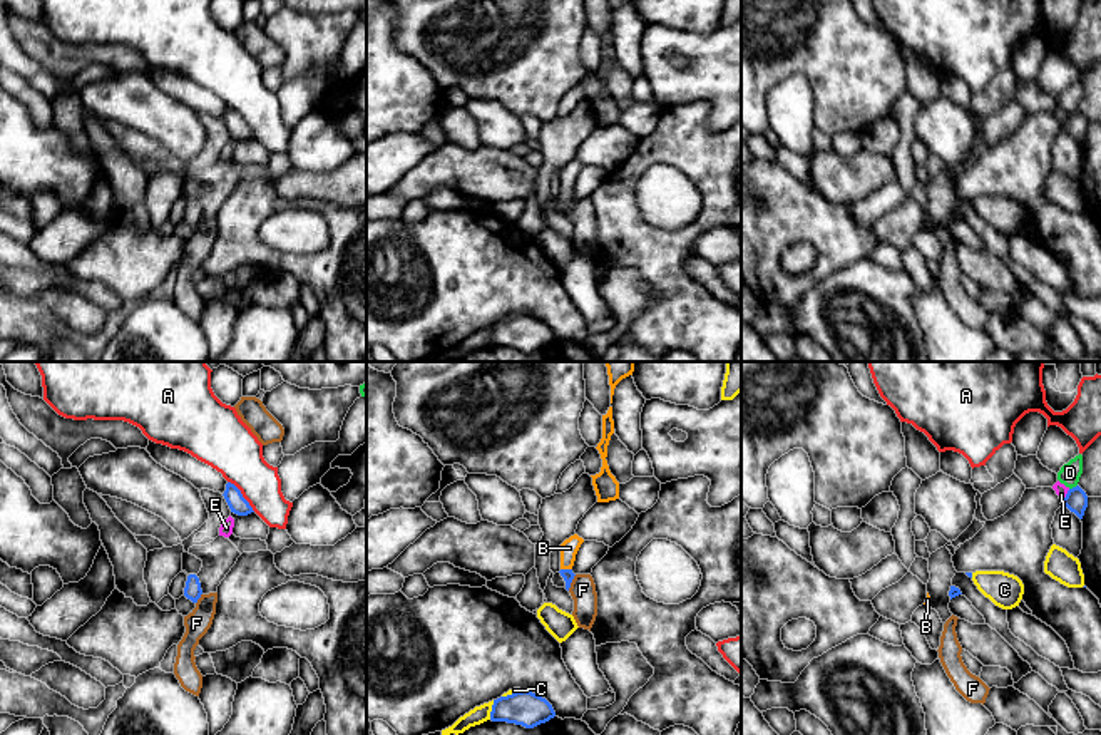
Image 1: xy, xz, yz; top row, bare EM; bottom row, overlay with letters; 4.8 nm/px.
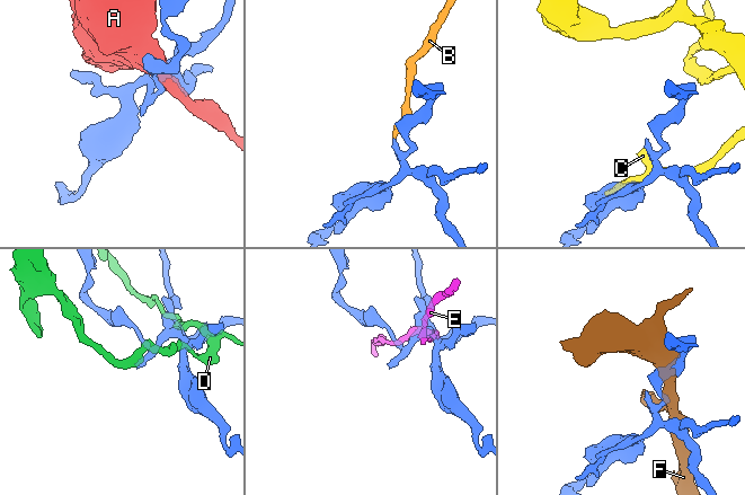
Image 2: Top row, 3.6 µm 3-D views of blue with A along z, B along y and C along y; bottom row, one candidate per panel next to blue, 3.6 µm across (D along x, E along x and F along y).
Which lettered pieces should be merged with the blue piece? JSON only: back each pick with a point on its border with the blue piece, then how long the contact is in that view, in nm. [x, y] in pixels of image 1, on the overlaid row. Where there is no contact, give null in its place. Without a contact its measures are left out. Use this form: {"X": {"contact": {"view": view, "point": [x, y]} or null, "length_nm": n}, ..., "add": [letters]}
{"B": {"contact": {"view": "xz", "point": [566, 570]}, "length_nm": 60}, "add": ["B"]}

